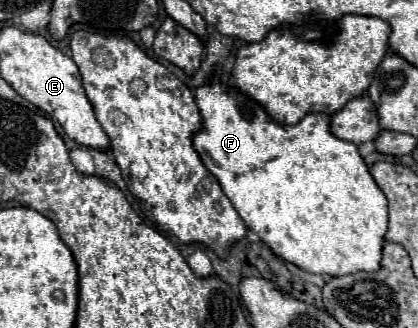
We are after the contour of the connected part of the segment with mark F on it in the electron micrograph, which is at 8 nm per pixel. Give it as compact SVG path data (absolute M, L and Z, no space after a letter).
M213 82L213 86L205 84L205 86L197 88L195 100L197 100L197 106L203 116L203 128L193 138L195 150L199 152L207 170L219 180L223 192L227 194L227 198L231 200L231 204L239 212L239 216L245 220L249 230L253 230L277 256L281 256L287 262L293 262L295 266L299 266L311 274L347 276L347 274L355 274L355 272L379 272L381 270L381 250L383 250L385 232L387 232L387 198L385 198L383 190L377 186L377 182L373 180L373 176L369 174L369 168L363 162L363 158L359 156L357 146L353 142L345 142L331 134L327 114L307 114L297 126L291 126L291 128L281 126L281 124L275 124L261 106L253 104L251 98L245 98L241 92L225 86L225 82Z

